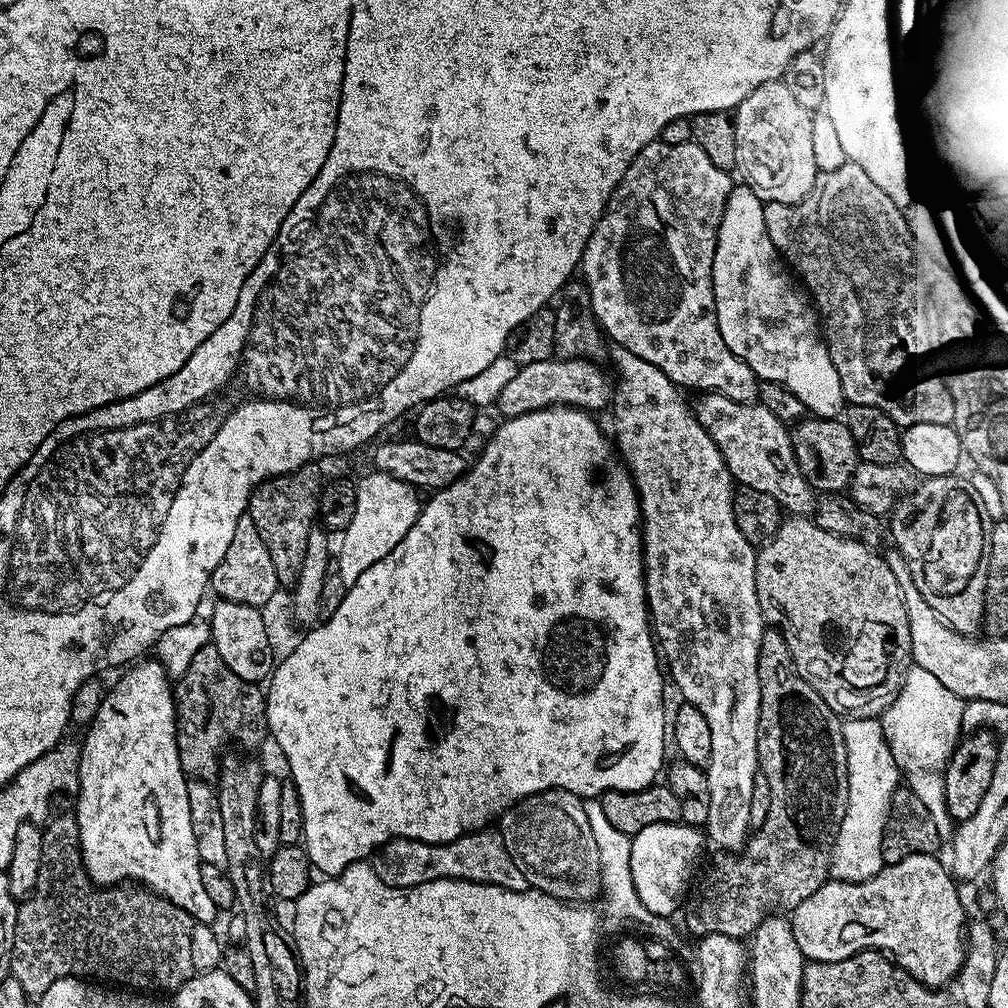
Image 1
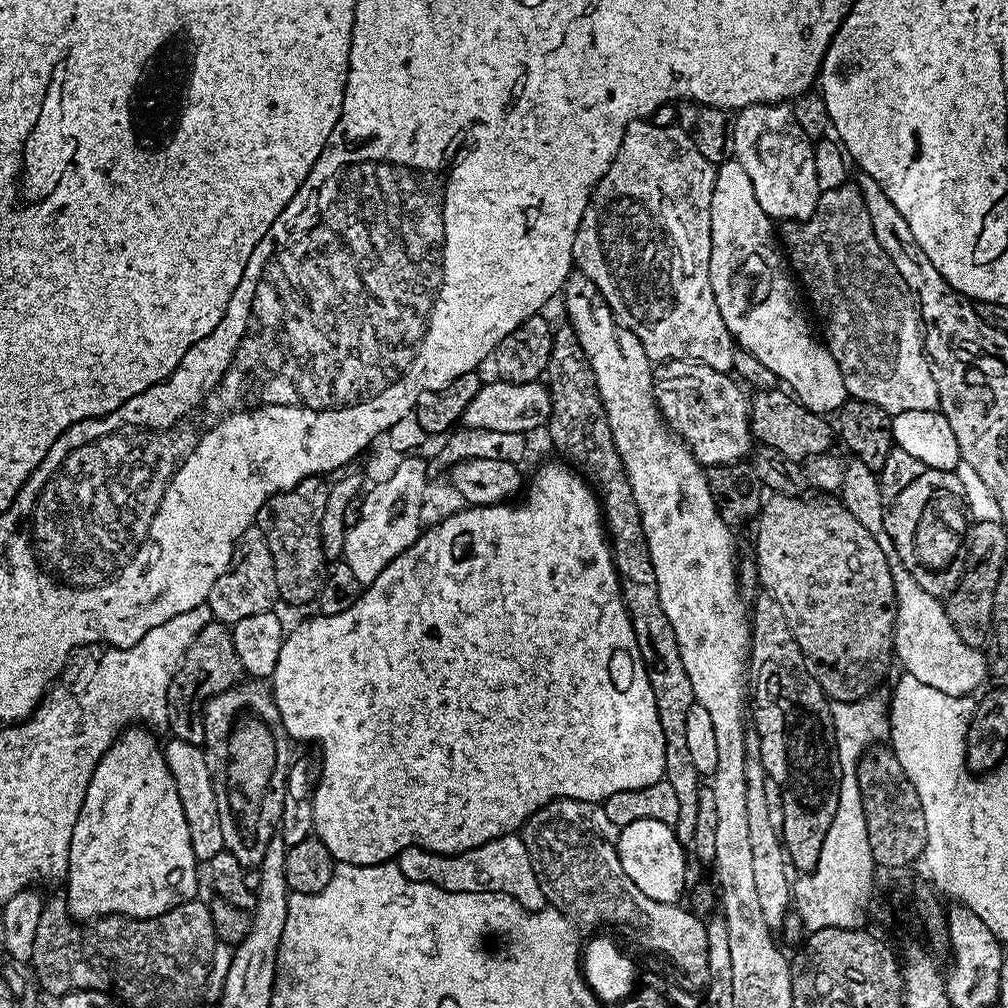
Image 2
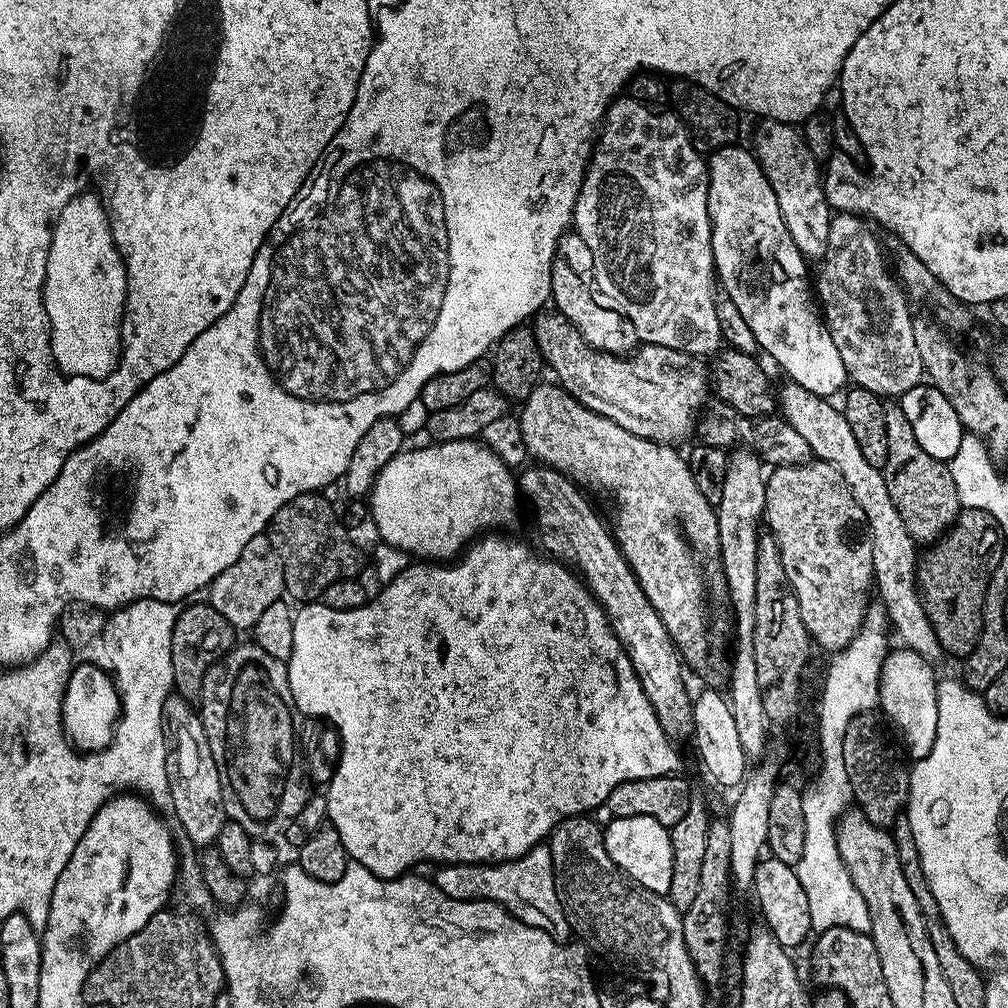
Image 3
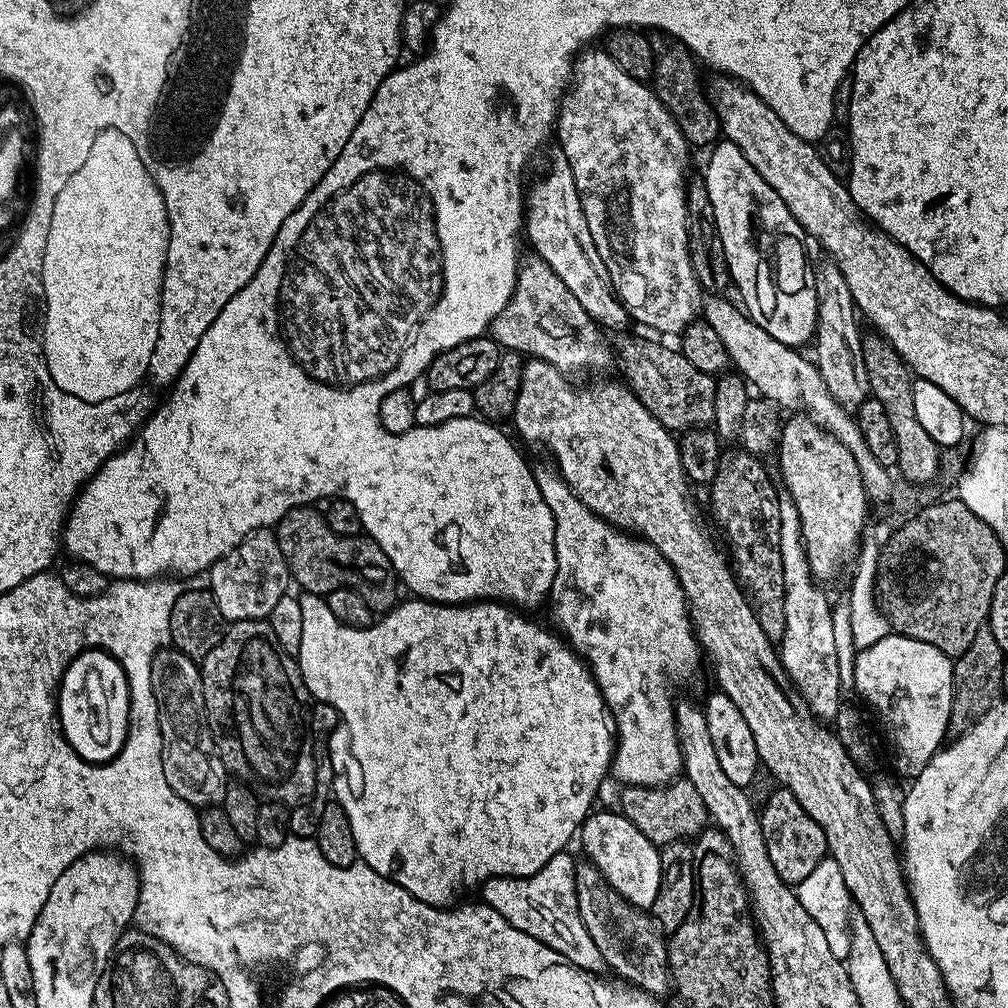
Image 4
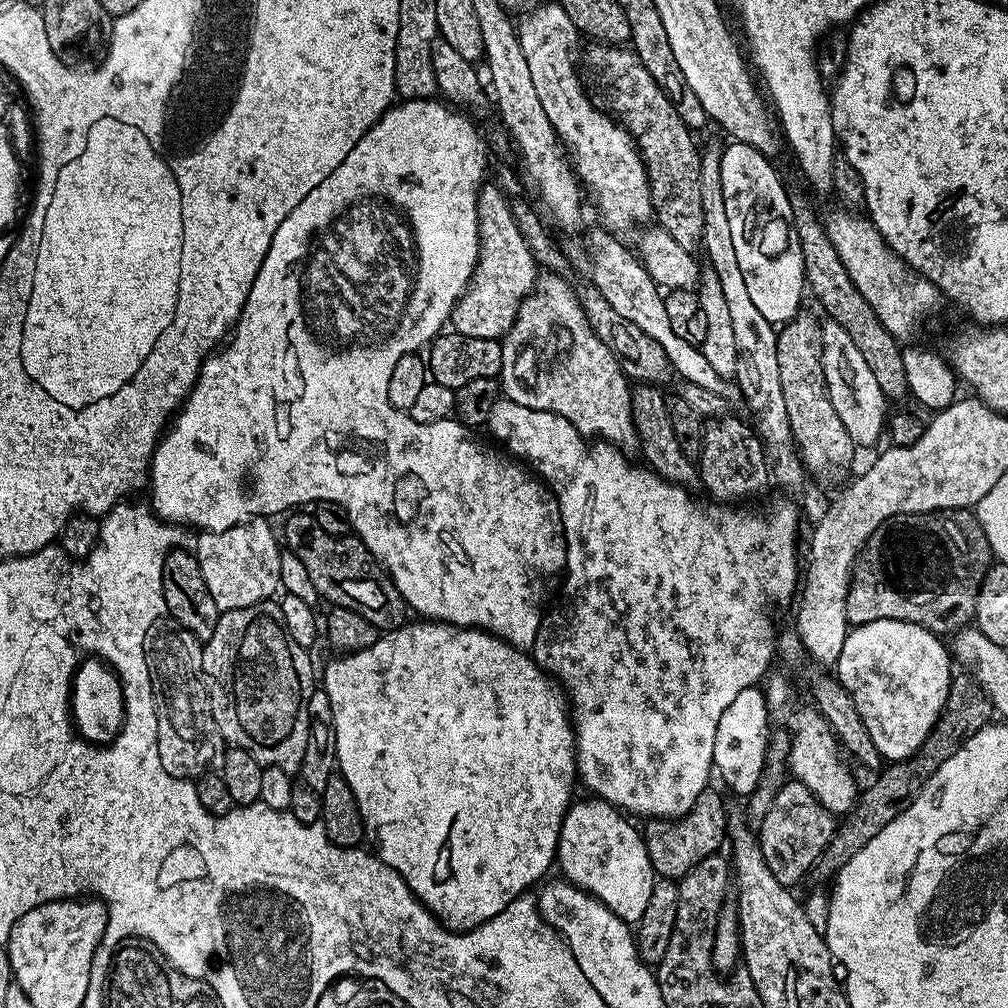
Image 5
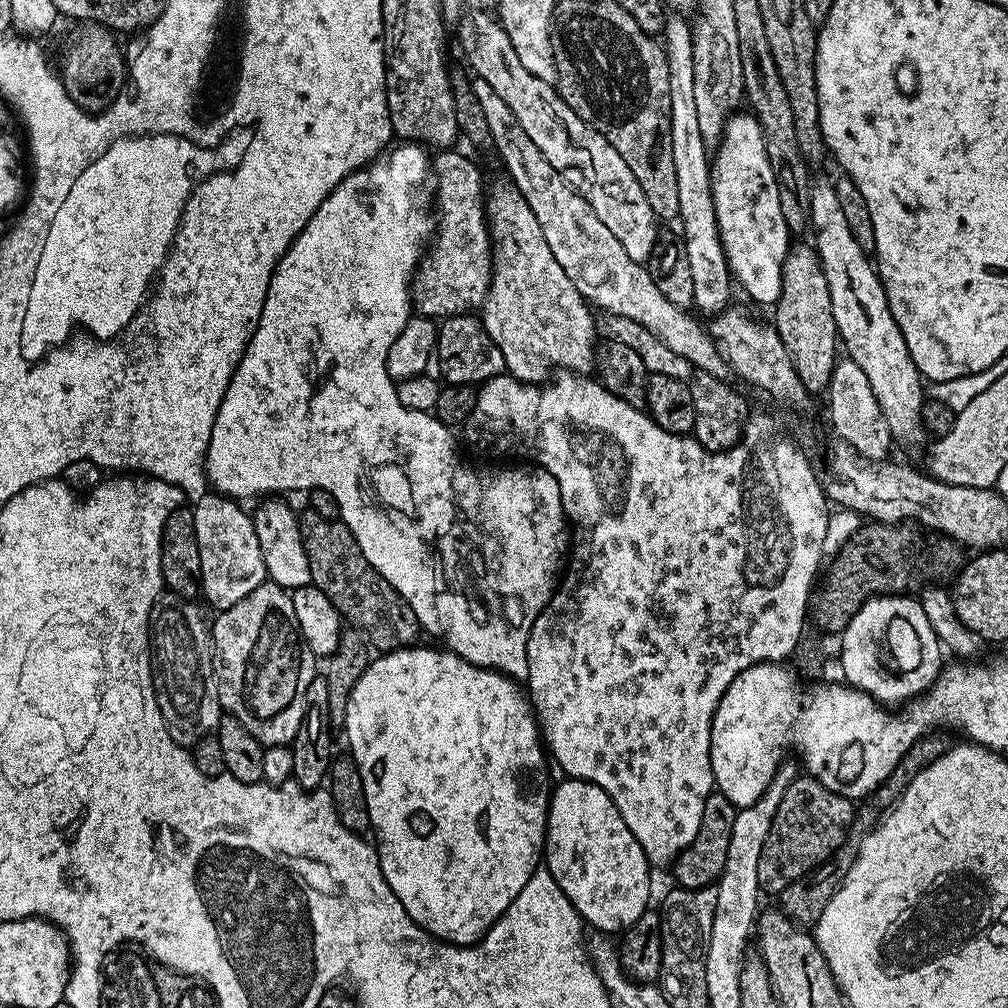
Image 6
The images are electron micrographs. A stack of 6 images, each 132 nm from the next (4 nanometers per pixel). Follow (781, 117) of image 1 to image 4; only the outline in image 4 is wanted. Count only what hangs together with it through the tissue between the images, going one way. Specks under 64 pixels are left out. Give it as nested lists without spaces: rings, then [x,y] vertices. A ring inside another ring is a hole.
[[[831,258],[825,259],[825,264],[815,265],[814,290],[816,291],[814,363],[819,368],[832,397],[844,408],[859,409],[870,396],[864,365],[864,342],[862,331],[860,332],[861,321],[858,319],[858,309],[850,294],[850,286],[846,286],[842,270],[838,270],[838,266]]]

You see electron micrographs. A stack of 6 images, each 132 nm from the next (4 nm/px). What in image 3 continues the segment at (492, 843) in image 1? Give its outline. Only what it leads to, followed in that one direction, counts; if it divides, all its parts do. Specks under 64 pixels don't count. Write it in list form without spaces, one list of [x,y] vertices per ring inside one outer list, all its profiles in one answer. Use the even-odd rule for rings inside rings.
[[[547,843],[535,844],[529,852],[500,864],[441,864],[430,876],[432,883],[455,900],[489,900],[501,904],[526,926],[543,928],[553,936],[563,937],[568,923],[560,909],[556,893],[556,867],[552,865]]]

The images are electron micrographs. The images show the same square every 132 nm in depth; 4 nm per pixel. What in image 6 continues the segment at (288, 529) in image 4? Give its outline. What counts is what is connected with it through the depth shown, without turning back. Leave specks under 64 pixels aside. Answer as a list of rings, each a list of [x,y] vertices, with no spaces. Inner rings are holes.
[[[311,510],[301,511],[298,519],[306,562],[310,562],[311,587],[322,590],[341,617],[357,632],[364,633],[373,649],[380,648],[376,650],[385,653],[415,645],[416,635],[421,635],[422,629],[414,610],[366,562],[366,554],[362,554],[362,546],[358,546],[352,531],[339,519],[327,520]]]

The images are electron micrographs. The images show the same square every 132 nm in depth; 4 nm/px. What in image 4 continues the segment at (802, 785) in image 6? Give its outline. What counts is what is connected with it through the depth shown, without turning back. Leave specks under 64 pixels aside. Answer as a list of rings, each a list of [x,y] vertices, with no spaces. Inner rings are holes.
[[[783,786],[777,787],[775,790],[777,792],[769,794],[764,808],[762,804],[759,809],[760,825],[766,842],[766,850],[770,854],[770,862],[774,862],[774,870],[778,870],[778,878],[782,878],[789,886],[795,886],[802,882],[802,878],[806,878],[812,873],[814,866],[818,866],[820,860],[828,856],[828,843],[822,826],[818,826],[818,822],[814,822],[814,818],[810,818],[810,814],[806,814],[806,810],[802,810],[802,802],[798,802],[798,798],[794,798],[792,791]]]

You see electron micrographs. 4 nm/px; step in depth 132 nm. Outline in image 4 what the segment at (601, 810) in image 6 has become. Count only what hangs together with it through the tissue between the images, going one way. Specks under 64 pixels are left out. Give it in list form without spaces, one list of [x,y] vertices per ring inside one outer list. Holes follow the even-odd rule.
[[[593,811],[580,825],[578,844],[584,847],[587,859],[604,875],[604,881],[622,894],[634,907],[651,909],[654,898],[658,898],[660,885],[660,848],[634,826],[619,811]]]

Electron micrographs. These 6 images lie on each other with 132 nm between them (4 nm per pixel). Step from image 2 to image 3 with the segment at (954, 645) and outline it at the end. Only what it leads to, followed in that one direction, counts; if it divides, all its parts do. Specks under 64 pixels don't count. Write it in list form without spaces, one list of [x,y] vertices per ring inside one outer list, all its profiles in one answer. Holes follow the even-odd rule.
[[[788,382],[785,385],[778,392],[778,408],[783,418],[806,438],[815,459],[825,460],[843,474],[846,486],[850,486],[850,494],[854,494],[854,502],[862,506],[862,514],[866,514],[866,522],[872,535],[874,588],[878,599],[886,606],[888,623],[895,639],[897,636],[903,647],[918,653],[923,660],[936,662],[942,656],[942,649],[926,618],[920,593],[916,590],[918,545],[906,530],[902,514],[898,514],[894,502],[890,502],[890,490],[886,490],[883,471],[866,462],[858,441],[850,431],[850,422],[846,422],[843,411],[837,405],[835,408],[831,399],[812,394],[798,384]]]

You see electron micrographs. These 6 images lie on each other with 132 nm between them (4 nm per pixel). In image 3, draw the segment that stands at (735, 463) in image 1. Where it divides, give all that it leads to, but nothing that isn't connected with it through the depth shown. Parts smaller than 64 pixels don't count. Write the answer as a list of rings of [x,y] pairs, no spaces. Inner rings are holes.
[[[555,310],[541,311],[535,317],[534,331],[545,365],[550,372],[552,368],[553,374],[556,375],[553,376],[555,383],[570,393],[582,406],[622,426],[622,430],[638,434],[638,438],[673,446],[681,446],[680,444],[684,443],[687,445],[693,439],[696,421],[700,419],[710,400],[710,368],[701,357],[674,350],[670,346],[646,343],[641,343],[638,350],[623,356],[600,352],[596,348],[591,348],[576,327]]]

